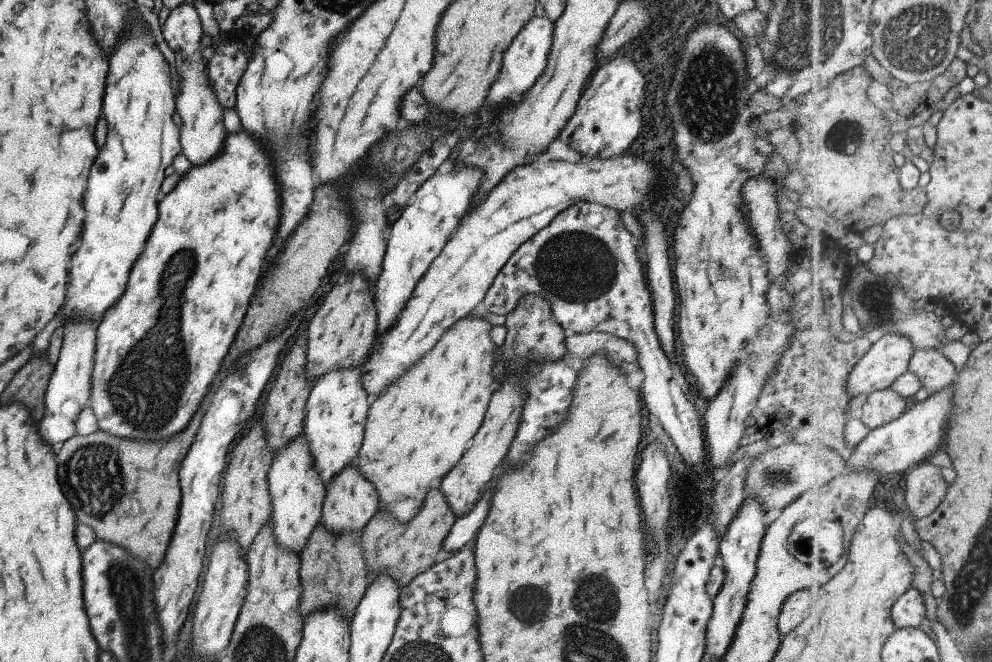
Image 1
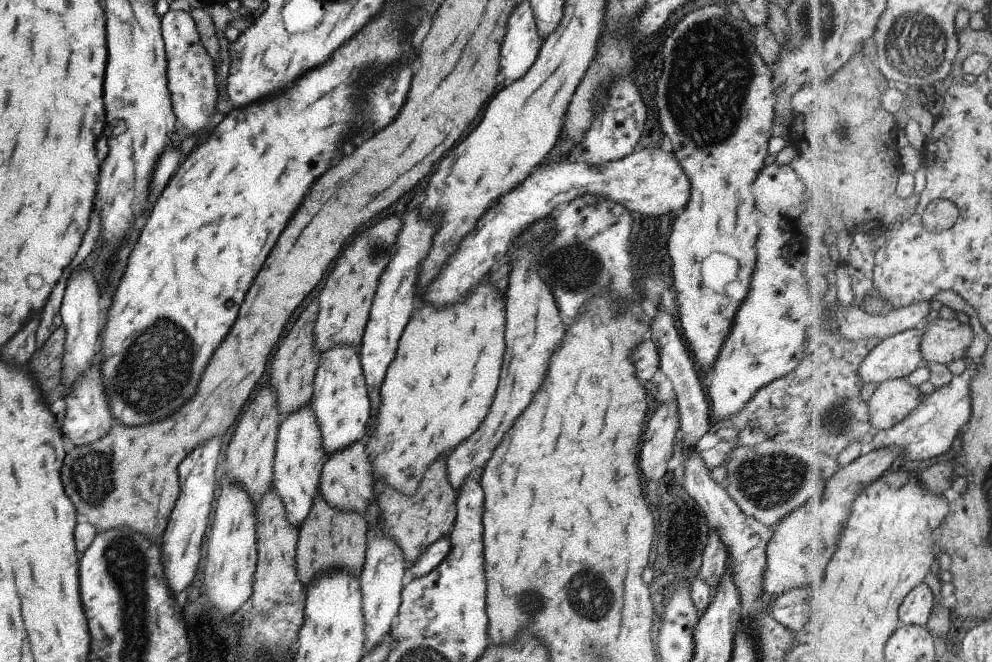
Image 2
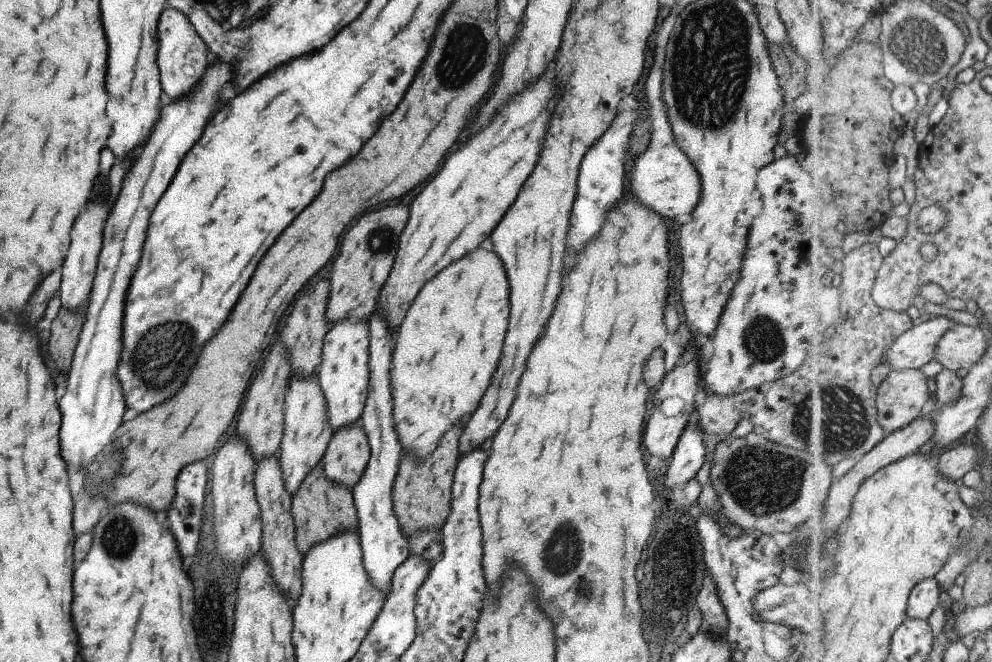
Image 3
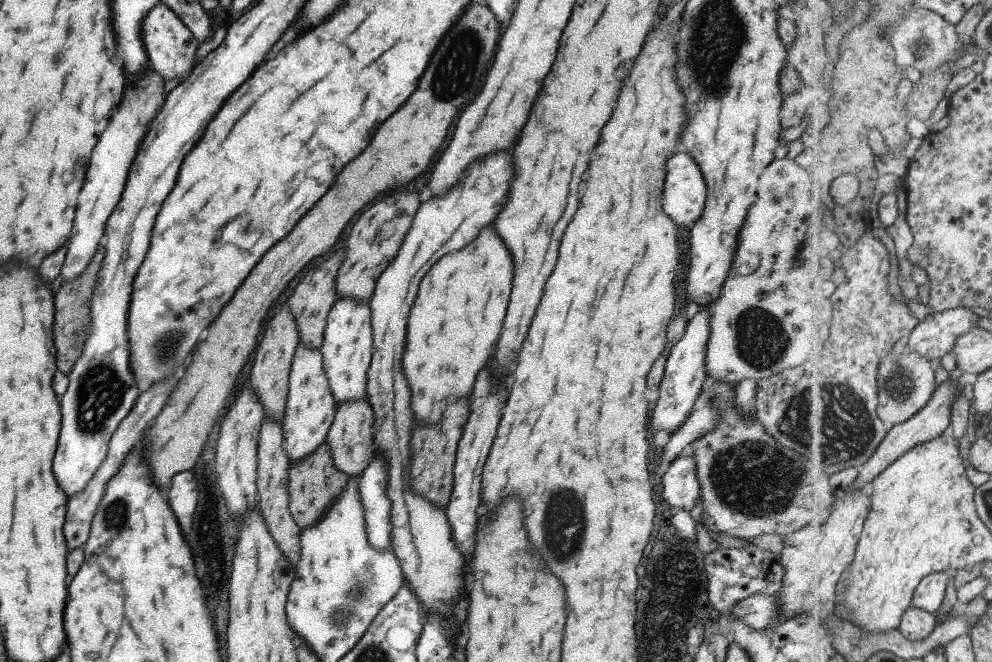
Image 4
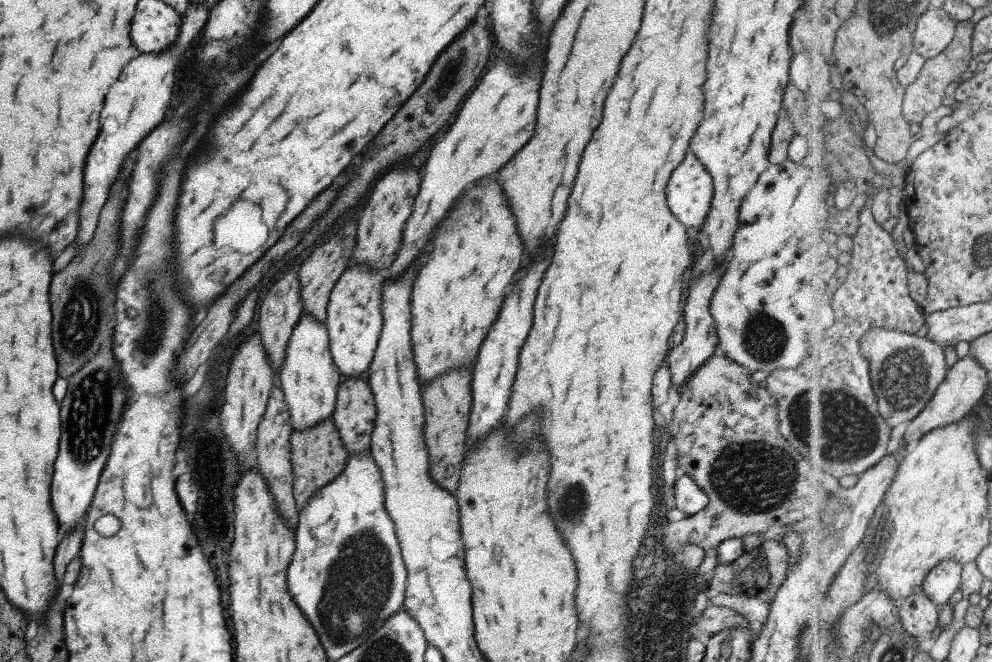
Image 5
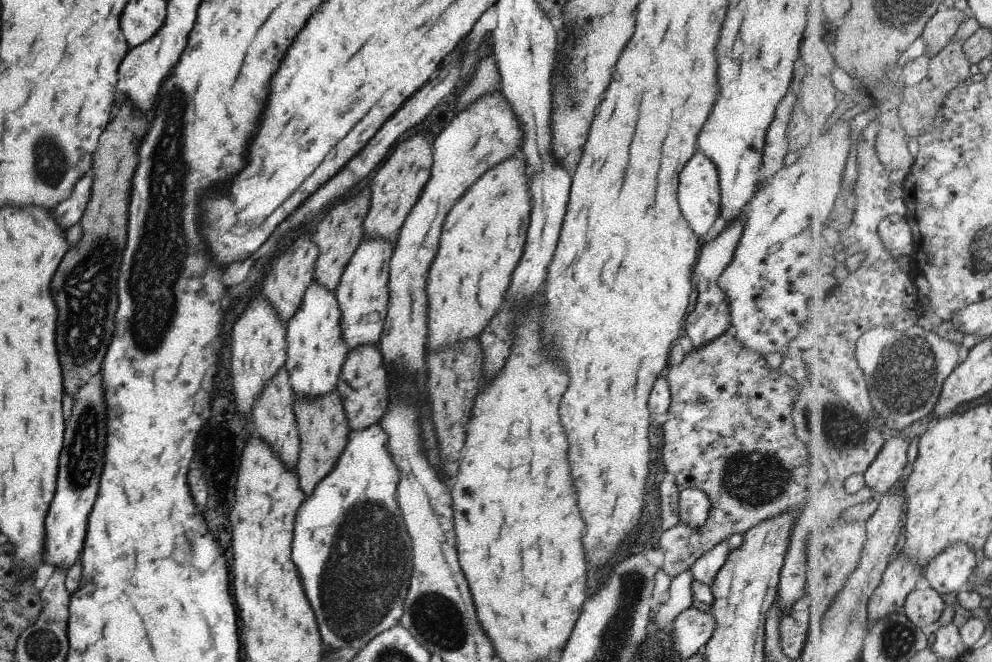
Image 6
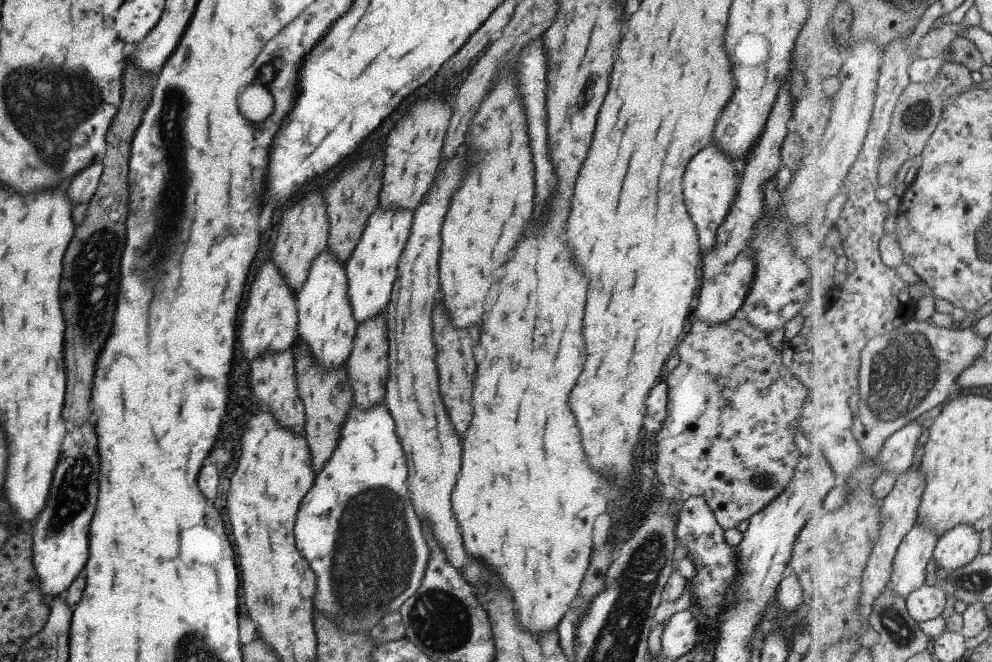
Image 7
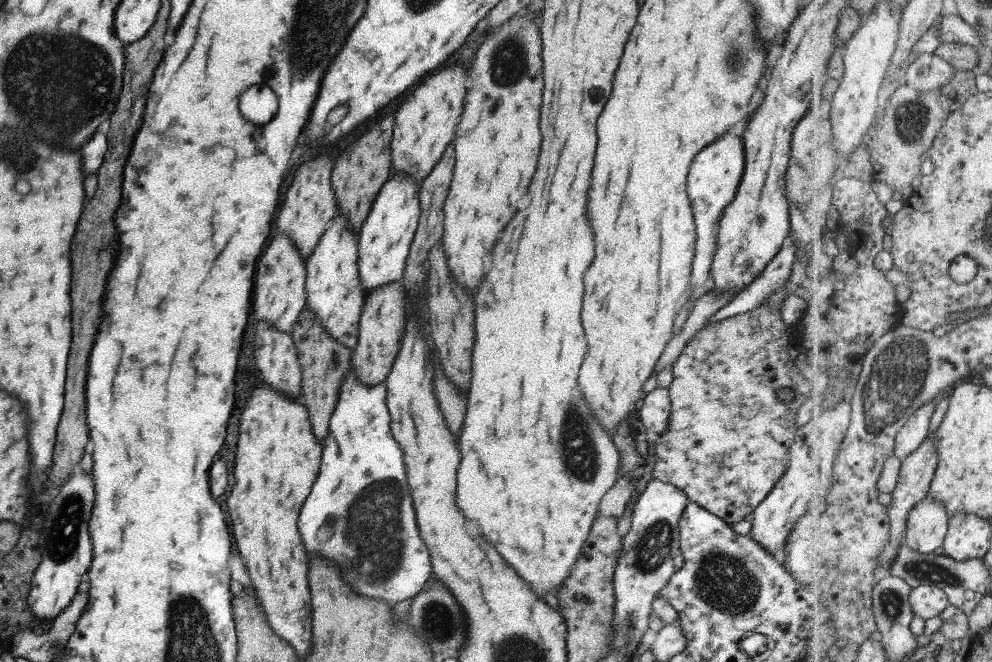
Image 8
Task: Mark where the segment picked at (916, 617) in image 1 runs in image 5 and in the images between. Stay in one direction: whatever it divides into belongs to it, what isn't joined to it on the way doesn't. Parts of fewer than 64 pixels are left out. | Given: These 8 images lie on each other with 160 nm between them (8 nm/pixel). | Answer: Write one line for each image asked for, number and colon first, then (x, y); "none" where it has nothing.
2: (917, 609)
3: (926, 597)
4: (931, 592)
5: (943, 581)

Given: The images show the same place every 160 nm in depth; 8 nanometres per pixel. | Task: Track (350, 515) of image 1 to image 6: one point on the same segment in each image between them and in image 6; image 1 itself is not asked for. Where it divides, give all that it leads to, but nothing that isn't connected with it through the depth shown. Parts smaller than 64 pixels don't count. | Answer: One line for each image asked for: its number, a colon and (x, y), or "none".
2: (346, 483)
3: (347, 452)
4: (350, 438)
5: (354, 411)
6: (363, 381)

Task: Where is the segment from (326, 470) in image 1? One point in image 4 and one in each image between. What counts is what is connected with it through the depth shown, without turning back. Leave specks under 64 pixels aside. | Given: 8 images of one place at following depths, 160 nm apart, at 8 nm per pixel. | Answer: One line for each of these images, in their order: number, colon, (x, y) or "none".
2: (339, 400)
3: (342, 373)
4: (346, 348)

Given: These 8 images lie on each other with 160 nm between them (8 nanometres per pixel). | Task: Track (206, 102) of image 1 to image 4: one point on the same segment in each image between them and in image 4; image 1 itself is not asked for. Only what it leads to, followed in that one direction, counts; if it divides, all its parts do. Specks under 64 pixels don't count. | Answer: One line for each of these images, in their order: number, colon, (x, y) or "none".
2: (190, 74)
3: (181, 56)
4: (170, 47)

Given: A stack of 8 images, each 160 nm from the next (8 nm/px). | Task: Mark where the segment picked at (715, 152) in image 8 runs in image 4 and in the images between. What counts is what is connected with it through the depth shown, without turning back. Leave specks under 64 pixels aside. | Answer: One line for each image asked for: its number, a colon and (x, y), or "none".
4: (684, 192)
5: (689, 190)
6: (698, 194)
7: (710, 180)

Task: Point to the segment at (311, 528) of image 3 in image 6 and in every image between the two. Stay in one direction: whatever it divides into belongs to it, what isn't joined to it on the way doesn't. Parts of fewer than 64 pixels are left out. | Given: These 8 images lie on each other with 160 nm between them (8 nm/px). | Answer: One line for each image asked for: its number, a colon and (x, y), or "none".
4: (313, 484)
5: (317, 455)
6: (321, 422)

